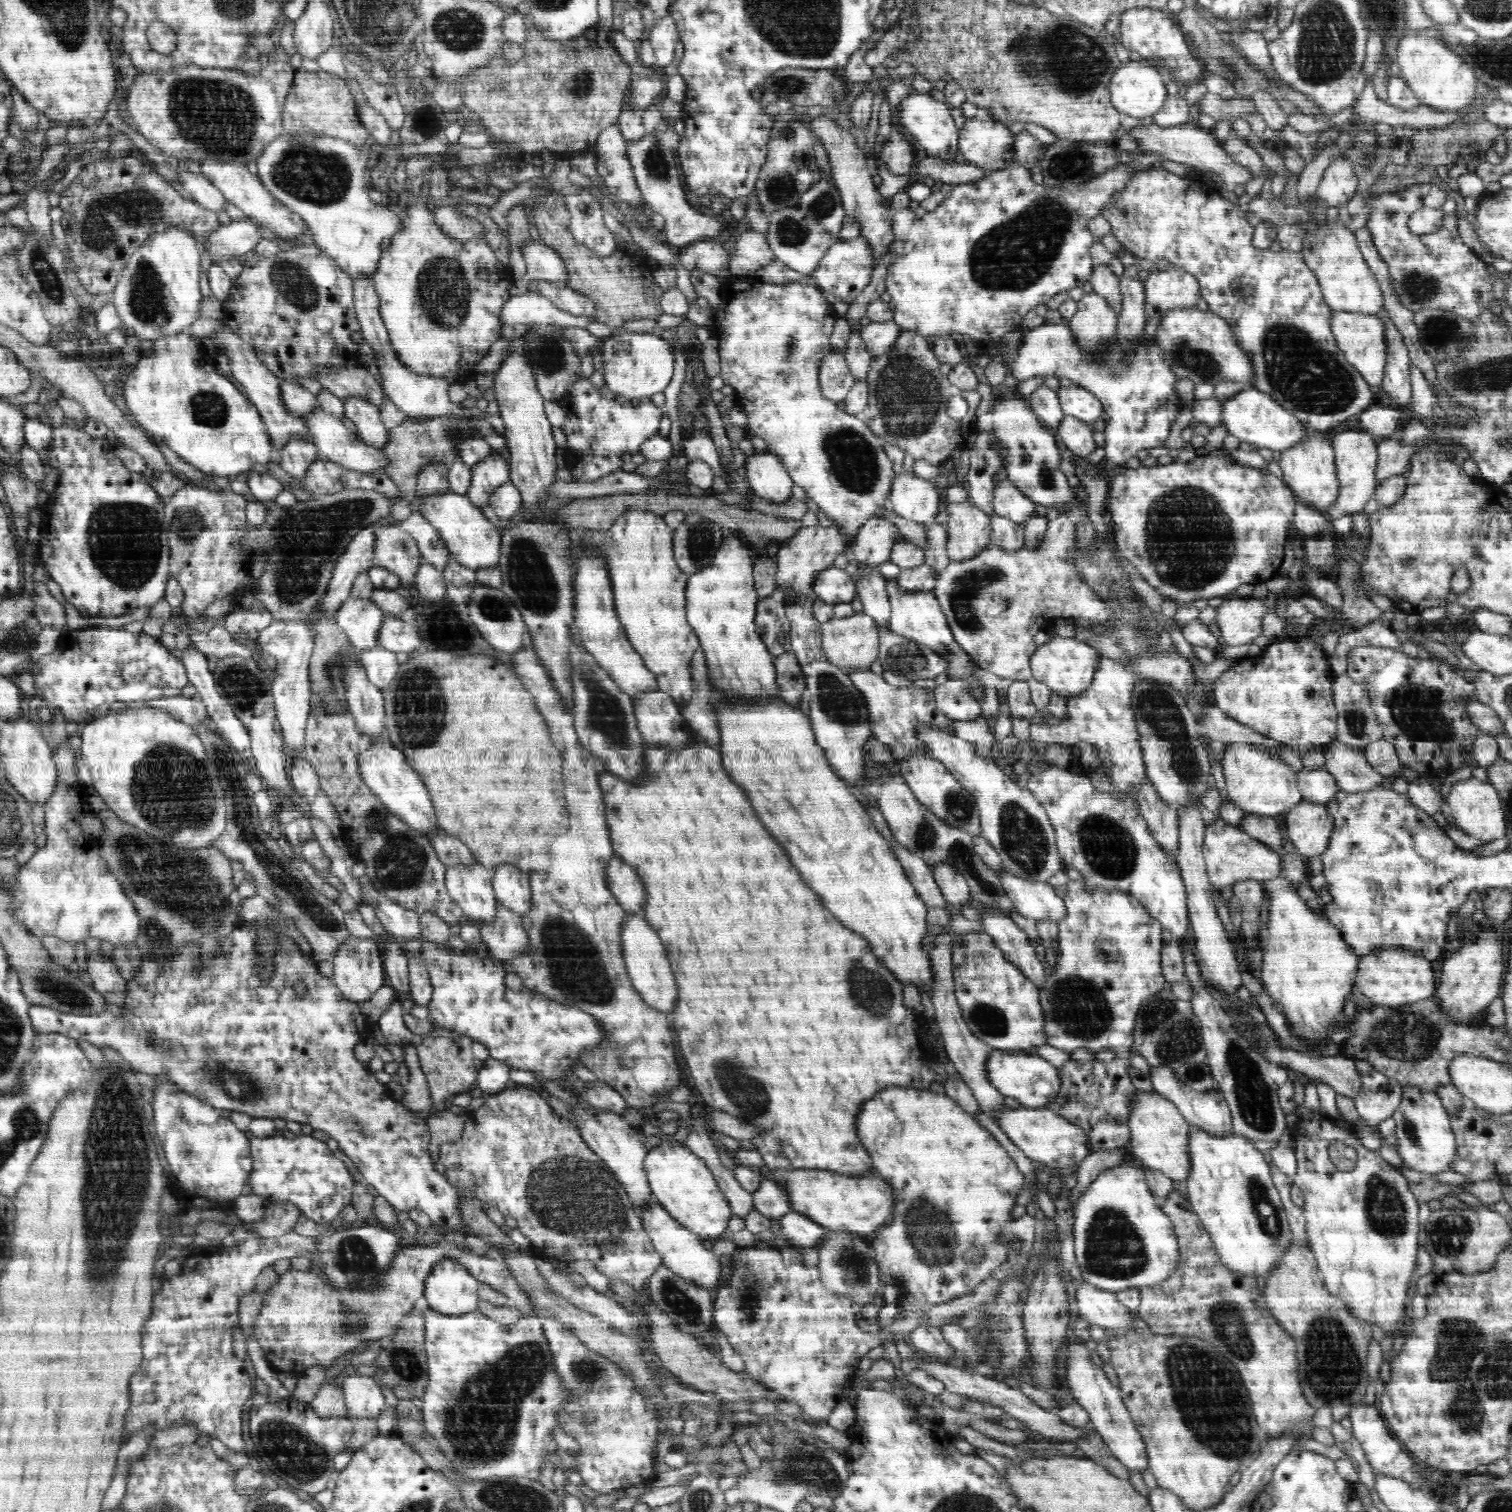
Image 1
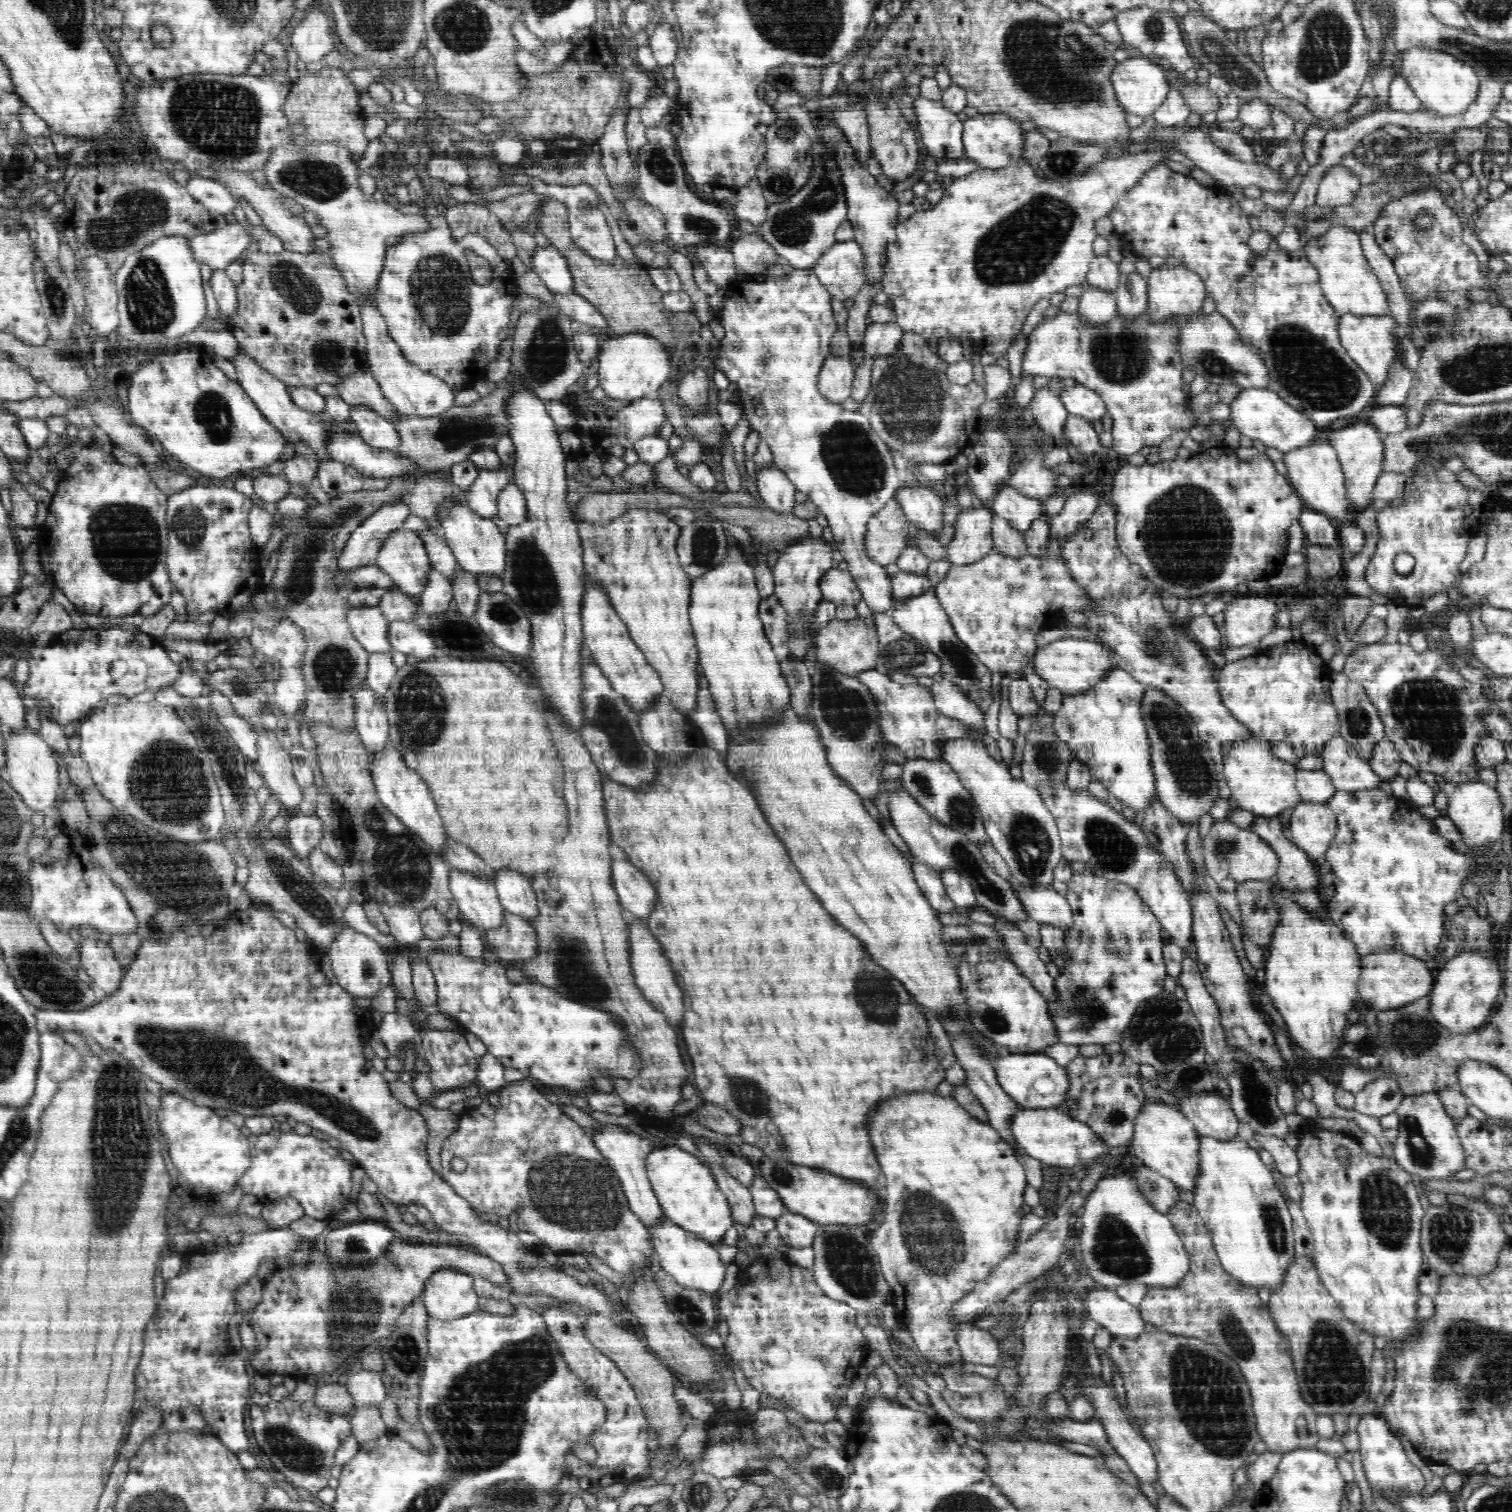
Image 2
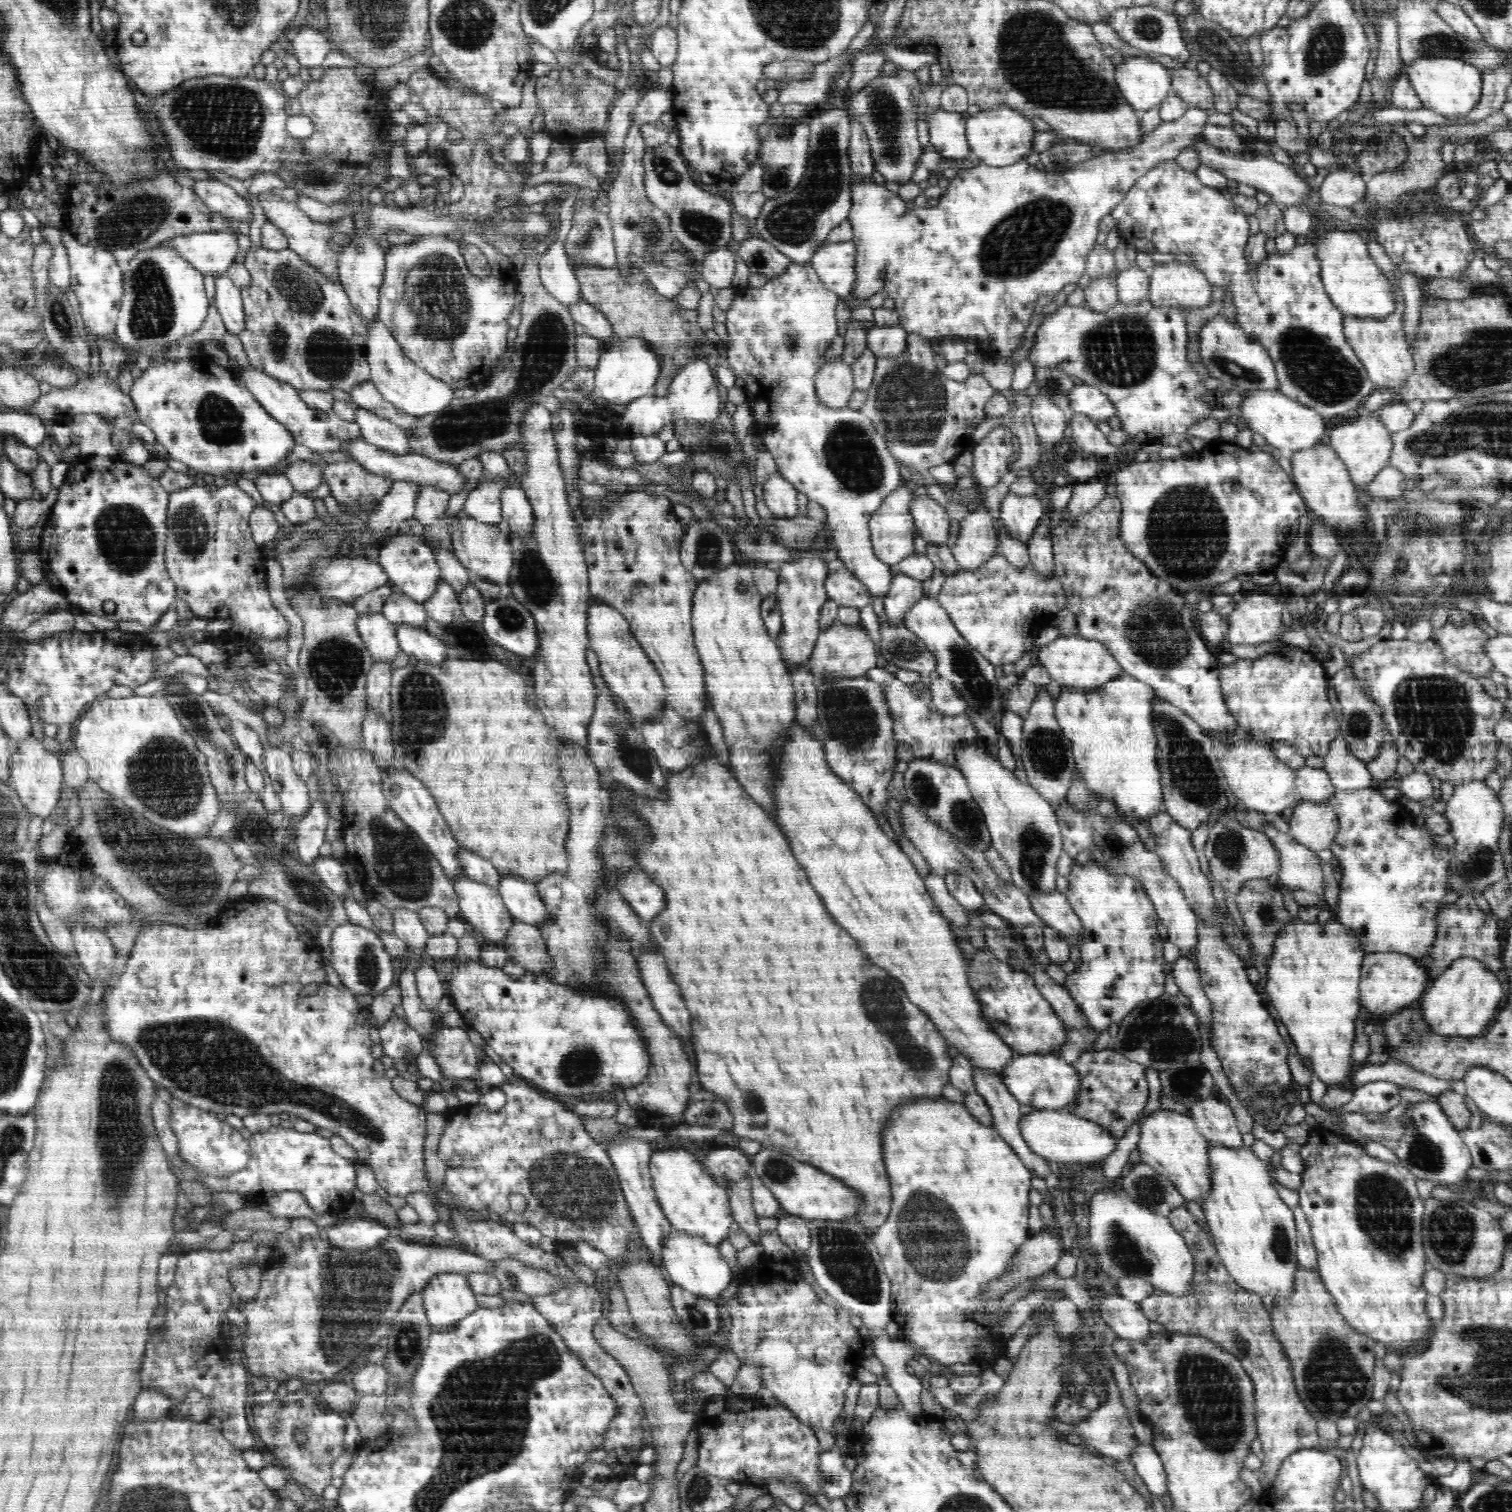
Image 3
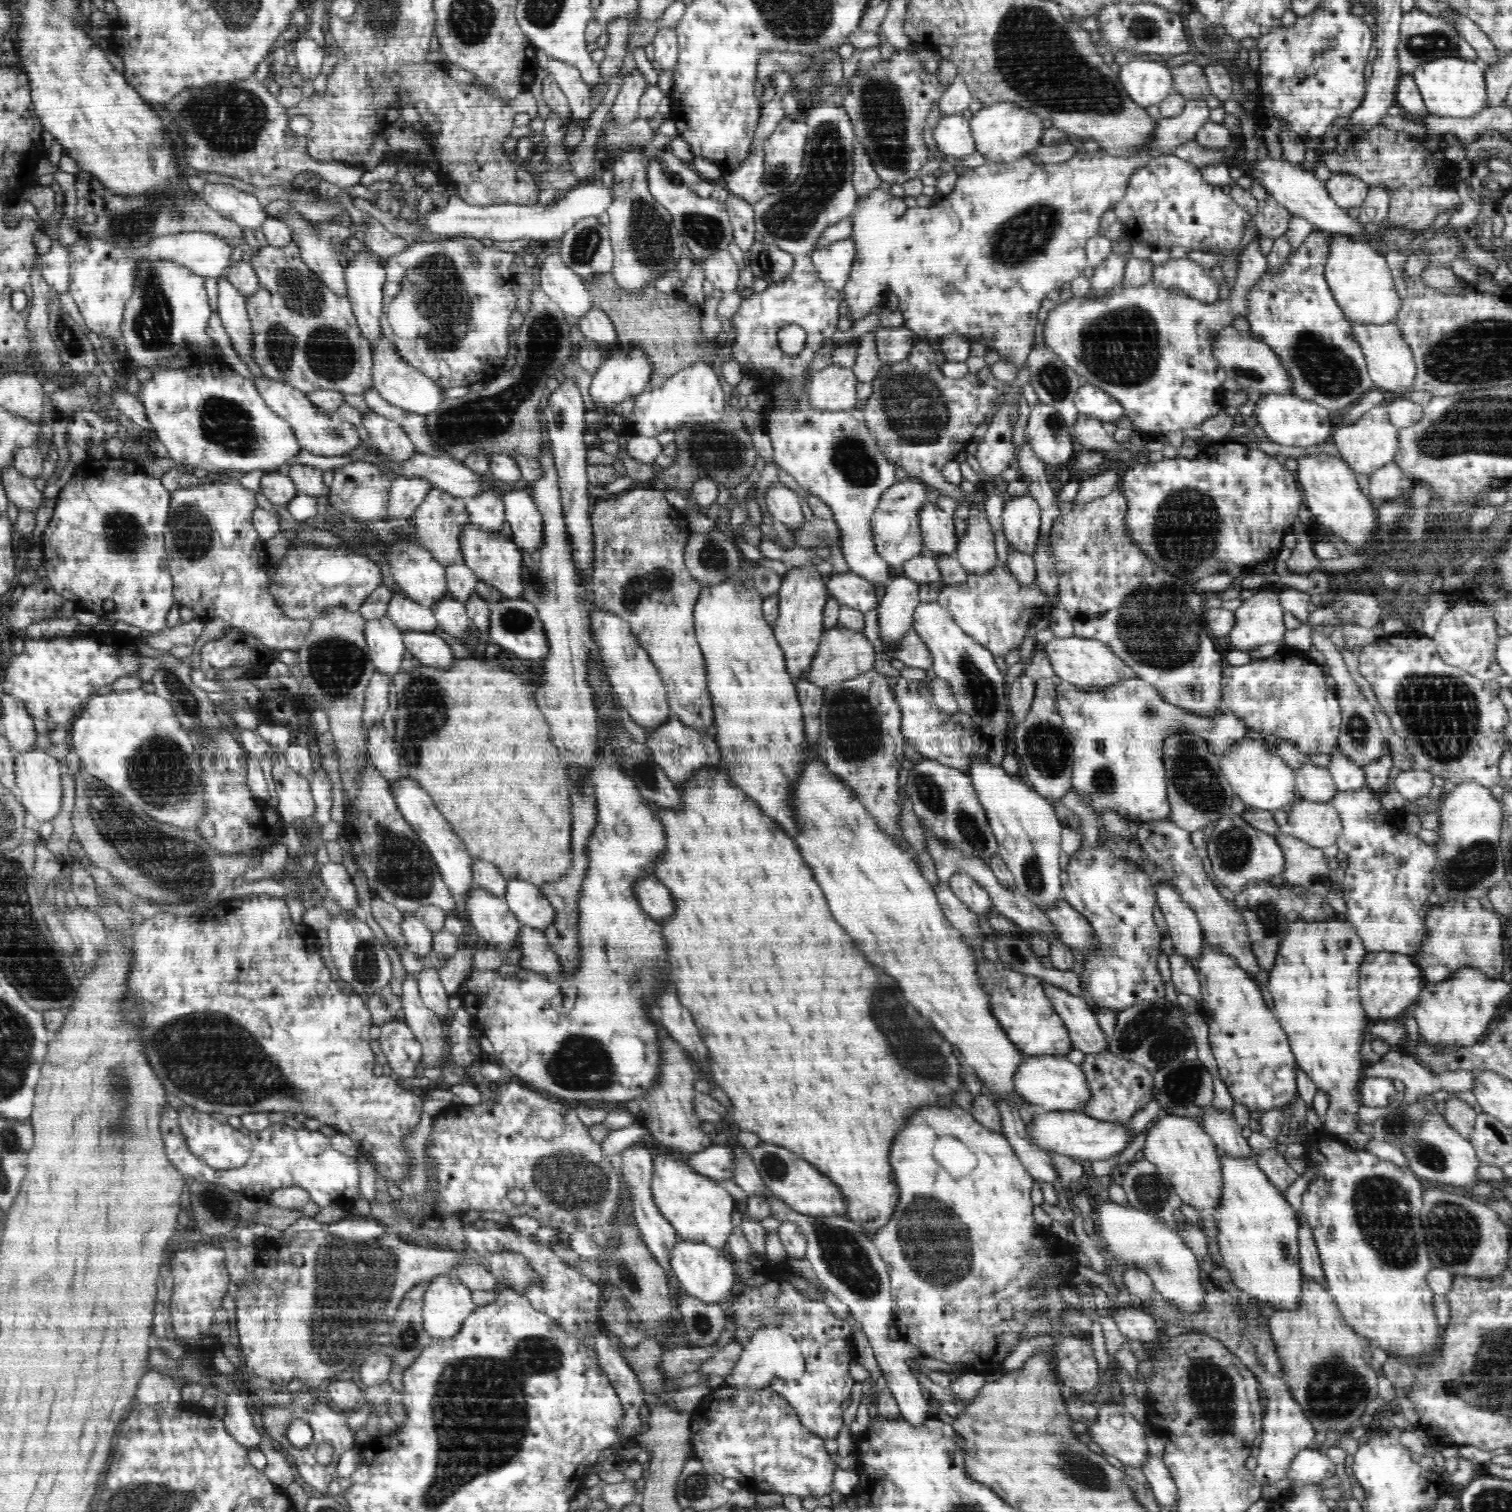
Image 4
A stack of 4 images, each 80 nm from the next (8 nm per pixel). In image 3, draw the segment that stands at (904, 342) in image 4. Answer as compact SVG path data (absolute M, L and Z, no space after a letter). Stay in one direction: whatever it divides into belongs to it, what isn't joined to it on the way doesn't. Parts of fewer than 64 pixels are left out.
M898 325L878 326L867 329L867 348L877 357L894 358L906 350L908 332Z

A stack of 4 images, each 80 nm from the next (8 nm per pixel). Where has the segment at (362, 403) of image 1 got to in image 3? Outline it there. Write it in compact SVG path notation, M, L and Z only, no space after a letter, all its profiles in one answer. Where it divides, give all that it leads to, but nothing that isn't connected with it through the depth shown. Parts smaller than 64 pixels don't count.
M357 407L356 420L361 430L361 438L368 444L388 449L397 455L409 452L409 442L405 430L365 408Z

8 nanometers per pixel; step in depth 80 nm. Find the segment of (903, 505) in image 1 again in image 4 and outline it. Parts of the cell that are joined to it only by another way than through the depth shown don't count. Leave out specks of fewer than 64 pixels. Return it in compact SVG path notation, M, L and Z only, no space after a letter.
M930 501L920 507L919 525L927 552L954 556L958 546L954 519Z

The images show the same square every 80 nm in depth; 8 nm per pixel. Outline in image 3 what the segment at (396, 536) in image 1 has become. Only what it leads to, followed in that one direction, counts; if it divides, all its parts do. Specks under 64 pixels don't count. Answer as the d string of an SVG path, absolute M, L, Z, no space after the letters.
M405 529L388 538L388 542L380 549L377 562L387 573L389 583L395 590L406 594L418 603L426 602L437 585L442 582L442 573L436 563L433 548L423 537L408 533Z

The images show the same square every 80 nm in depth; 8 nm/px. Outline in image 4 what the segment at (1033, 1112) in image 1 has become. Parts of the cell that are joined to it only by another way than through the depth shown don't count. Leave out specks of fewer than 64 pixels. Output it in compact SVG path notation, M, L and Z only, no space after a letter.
M1052 1111L1043 1116L1034 1116L1027 1126L1029 1137L1042 1151L1068 1156L1073 1160L1101 1161L1123 1152L1134 1138L1130 1138L1129 1124L1096 1120L1082 1112Z

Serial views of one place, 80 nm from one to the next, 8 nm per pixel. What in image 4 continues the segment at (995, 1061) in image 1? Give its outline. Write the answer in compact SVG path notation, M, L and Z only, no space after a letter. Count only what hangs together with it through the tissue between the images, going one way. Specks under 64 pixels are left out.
M1032 1055L1024 1060L1024 1064L1020 1064L1014 1075L1014 1085L1024 1103L1037 1104L1046 1112L1074 1111L1092 1098L1082 1066L1076 1066L1066 1058Z

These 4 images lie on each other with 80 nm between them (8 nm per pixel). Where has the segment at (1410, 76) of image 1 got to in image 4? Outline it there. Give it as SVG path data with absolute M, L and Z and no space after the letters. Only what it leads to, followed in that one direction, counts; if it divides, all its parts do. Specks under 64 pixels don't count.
M1459 57L1438 58L1420 64L1411 76L1431 115L1438 117L1470 118L1480 114L1488 104L1485 74L1489 66L1482 60L1470 61Z

